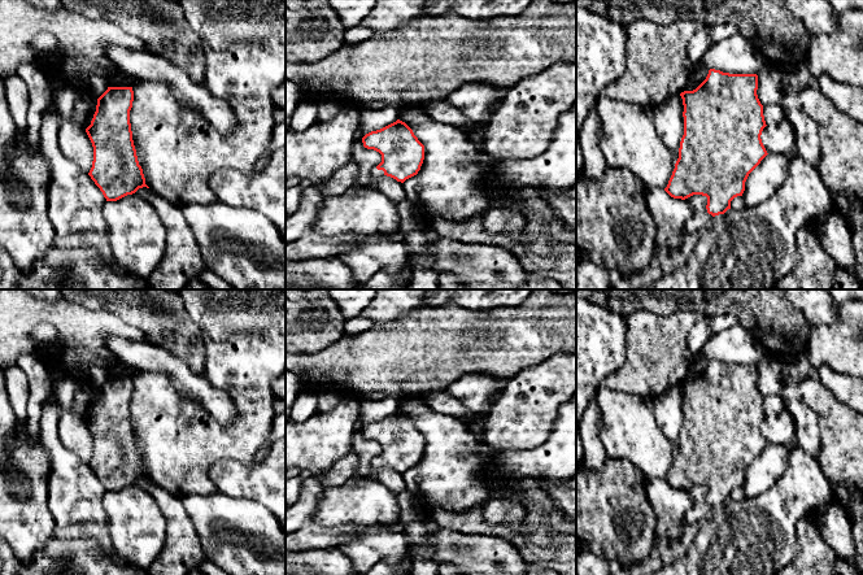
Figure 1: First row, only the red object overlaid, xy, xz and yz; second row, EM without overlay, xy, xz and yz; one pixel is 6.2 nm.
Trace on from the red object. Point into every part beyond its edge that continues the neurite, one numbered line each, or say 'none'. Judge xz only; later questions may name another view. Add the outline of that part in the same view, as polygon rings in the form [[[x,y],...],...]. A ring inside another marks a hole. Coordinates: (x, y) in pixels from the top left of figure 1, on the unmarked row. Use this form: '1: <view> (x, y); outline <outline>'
1: xz (376, 465); outline [[[376,458],[372,459],[371,472],[367,476],[365,476],[363,479],[367,479],[367,480],[374,482],[375,480],[376,471],[379,469],[382,469],[383,466],[384,466],[384,462],[383,461],[378,461]]]

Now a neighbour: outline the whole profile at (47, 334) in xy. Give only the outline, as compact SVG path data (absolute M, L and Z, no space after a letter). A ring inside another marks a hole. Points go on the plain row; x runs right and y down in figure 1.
M42 323L31 330L30 336L35 341L40 341L47 347L52 347L58 340L58 331L52 324Z

